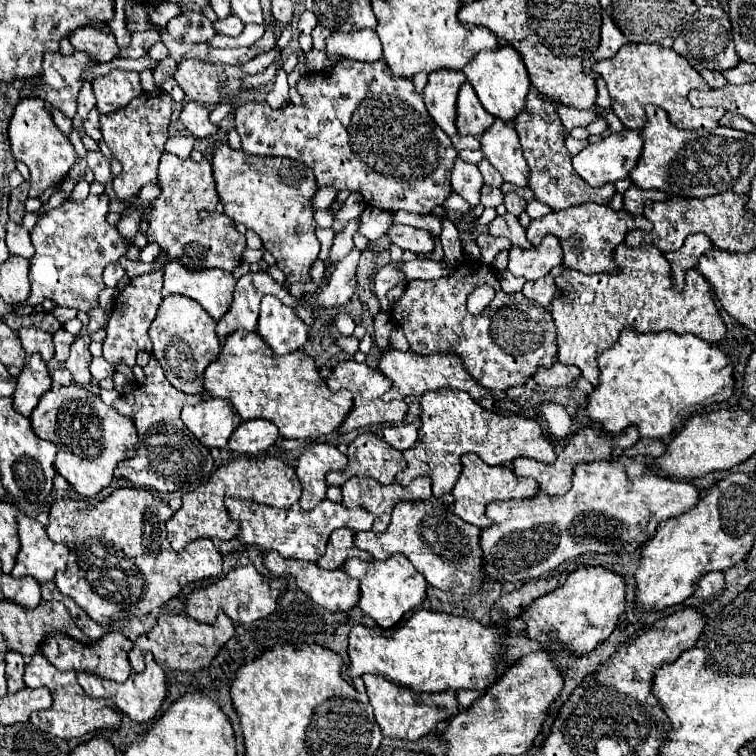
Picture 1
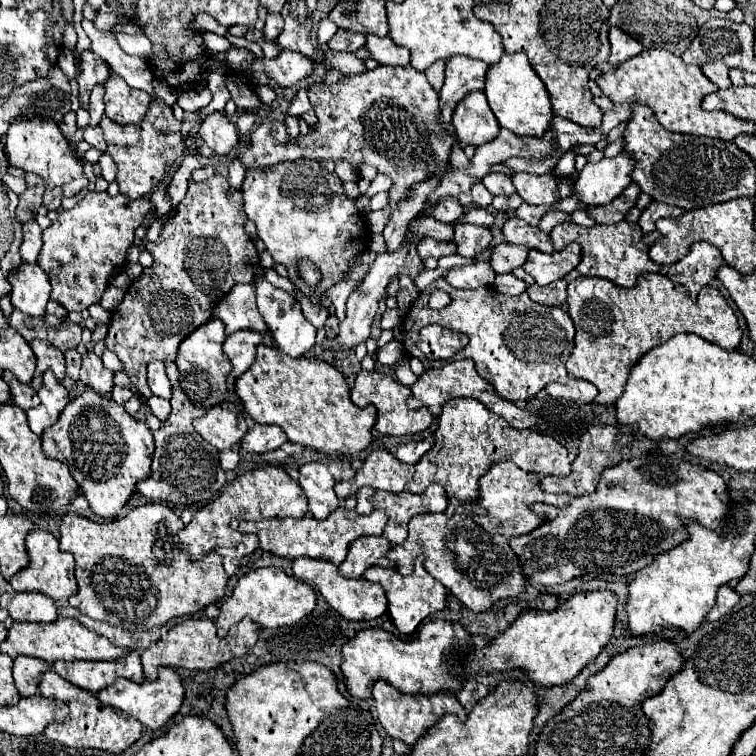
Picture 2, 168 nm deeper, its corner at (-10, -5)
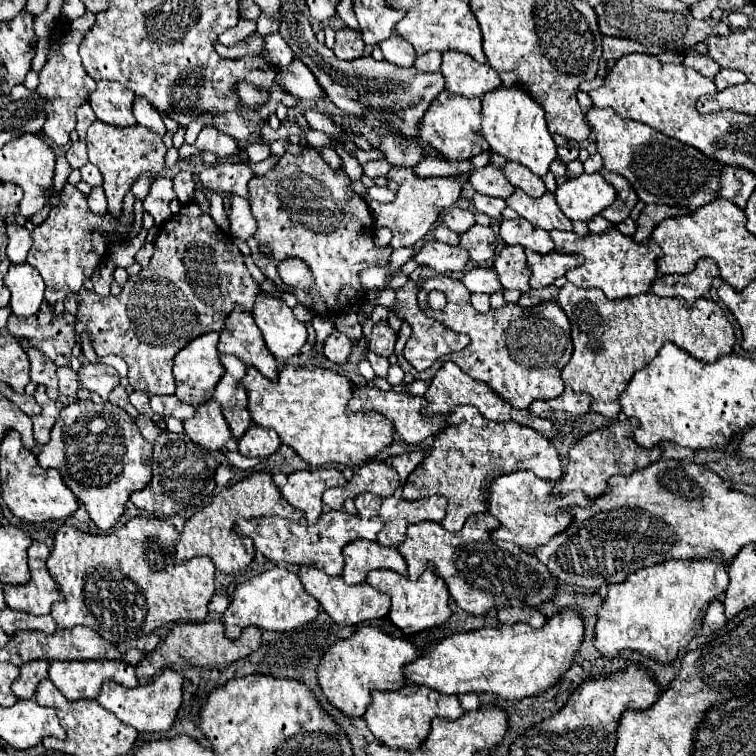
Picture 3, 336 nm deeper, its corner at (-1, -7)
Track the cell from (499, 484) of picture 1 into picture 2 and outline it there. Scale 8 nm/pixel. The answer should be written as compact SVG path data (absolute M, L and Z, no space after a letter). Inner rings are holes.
M498 462L488 470L488 474L482 476L478 502L480 506L486 508L486 516L482 522L482 528L486 528L486 532L512 538L512 536L528 534L544 522L542 516L530 510L534 502L544 502L544 492L540 490L540 476L520 470L514 462Z

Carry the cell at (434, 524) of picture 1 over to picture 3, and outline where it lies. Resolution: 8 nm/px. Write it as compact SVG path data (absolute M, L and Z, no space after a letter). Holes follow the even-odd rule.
M469 516L459 532L447 532L437 522L419 522L409 526L405 542L399 548L407 562L409 580L417 580L427 562L433 562L435 574L447 584L451 598L457 606L469 614L485 614L489 608L509 606L533 606L549 602L555 594L557 582L549 570L539 564L531 554L517 544L493 540L477 516Z

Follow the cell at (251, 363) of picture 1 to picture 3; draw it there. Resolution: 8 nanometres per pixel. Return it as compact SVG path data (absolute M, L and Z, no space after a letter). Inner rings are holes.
M287 364L279 368L279 376L273 382L257 368L247 366L241 386L249 398L247 410L253 422L273 428L281 442L291 446L313 468L327 464L355 466L367 458L373 458L393 442L393 424L379 412L347 414L347 402L353 396L353 384L333 370L311 370Z

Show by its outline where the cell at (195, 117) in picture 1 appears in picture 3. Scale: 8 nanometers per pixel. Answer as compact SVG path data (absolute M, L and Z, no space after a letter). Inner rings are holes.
M205 126L205 128L201 130L201 134L199 134L197 142L195 142L195 148L197 148L197 152L209 150L209 152L217 154L219 158L233 156L233 154L239 150L239 146L237 146L237 142L235 142L233 138L229 138L227 134L221 134L221 132L219 132L217 128L213 128L213 126Z

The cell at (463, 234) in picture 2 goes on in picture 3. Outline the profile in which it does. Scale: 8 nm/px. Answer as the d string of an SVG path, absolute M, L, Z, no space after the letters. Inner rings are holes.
M473 224L465 234L459 234L459 246L469 252L471 262L485 262L495 256L497 236L489 226Z

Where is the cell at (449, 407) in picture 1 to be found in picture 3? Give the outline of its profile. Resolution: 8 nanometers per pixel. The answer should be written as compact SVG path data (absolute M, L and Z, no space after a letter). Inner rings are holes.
M457 406L447 416L443 430L435 436L429 456L425 456L421 466L409 474L401 496L405 500L419 500L423 496L431 496L433 492L443 494L447 498L443 528L457 532L471 514L487 510L489 482L499 474L517 470L531 470L545 480L559 480L563 474L557 450L533 428L515 422L489 422L475 406Z

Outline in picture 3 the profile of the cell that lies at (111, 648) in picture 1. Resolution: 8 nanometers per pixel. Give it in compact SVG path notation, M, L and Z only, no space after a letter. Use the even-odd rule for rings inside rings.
M87 660L87 662L51 662L49 680L67 700L97 698L105 680L119 682L127 688L137 686L133 666L123 660Z

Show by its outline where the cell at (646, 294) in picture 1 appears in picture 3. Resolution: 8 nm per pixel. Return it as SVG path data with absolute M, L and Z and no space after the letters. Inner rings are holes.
M565 284L559 288L557 304L565 310L571 324L573 356L561 378L575 392L587 392L593 396L591 410L603 416L619 414L619 394L625 390L631 376L647 366L669 340L679 348L703 362L715 362L721 354L729 354L735 344L733 326L725 318L717 302L703 298L703 308L681 306L679 298L663 298L653 292L645 292L625 300L597 298L593 288L577 288Z

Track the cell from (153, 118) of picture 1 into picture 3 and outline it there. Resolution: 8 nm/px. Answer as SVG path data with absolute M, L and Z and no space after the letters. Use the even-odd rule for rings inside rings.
M97 120L89 126L85 142L87 142L87 152L89 152L89 162L95 164L105 178L103 188L107 194L109 212L115 218L123 214L123 198L131 190L133 182L141 174L153 174L157 178L159 172L165 168L167 148L161 142L161 136L153 134L153 130L145 130L145 126L141 124L135 124L129 128L115 128Z

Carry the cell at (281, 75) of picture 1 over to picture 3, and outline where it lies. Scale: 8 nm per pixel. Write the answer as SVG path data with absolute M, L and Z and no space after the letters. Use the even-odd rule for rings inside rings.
M261 142L250 144L246 151L252 163L260 162L270 156L270 146Z

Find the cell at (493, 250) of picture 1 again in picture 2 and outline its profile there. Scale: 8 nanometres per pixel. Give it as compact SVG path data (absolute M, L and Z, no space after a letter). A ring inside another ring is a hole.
M504 242L504 244L494 246L492 256L490 256L490 264L496 274L506 274L506 272L512 272L514 268L524 266L528 252L530 252L528 246L516 246L516 244Z

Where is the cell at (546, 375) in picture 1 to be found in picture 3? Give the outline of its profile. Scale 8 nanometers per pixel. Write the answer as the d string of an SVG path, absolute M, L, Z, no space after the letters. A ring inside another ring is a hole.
M567 386L561 396L549 400L547 404L549 404L553 410L565 410L565 412L569 412L569 414L585 414L585 412L589 412L591 394L575 392L575 390L569 390L569 386Z

